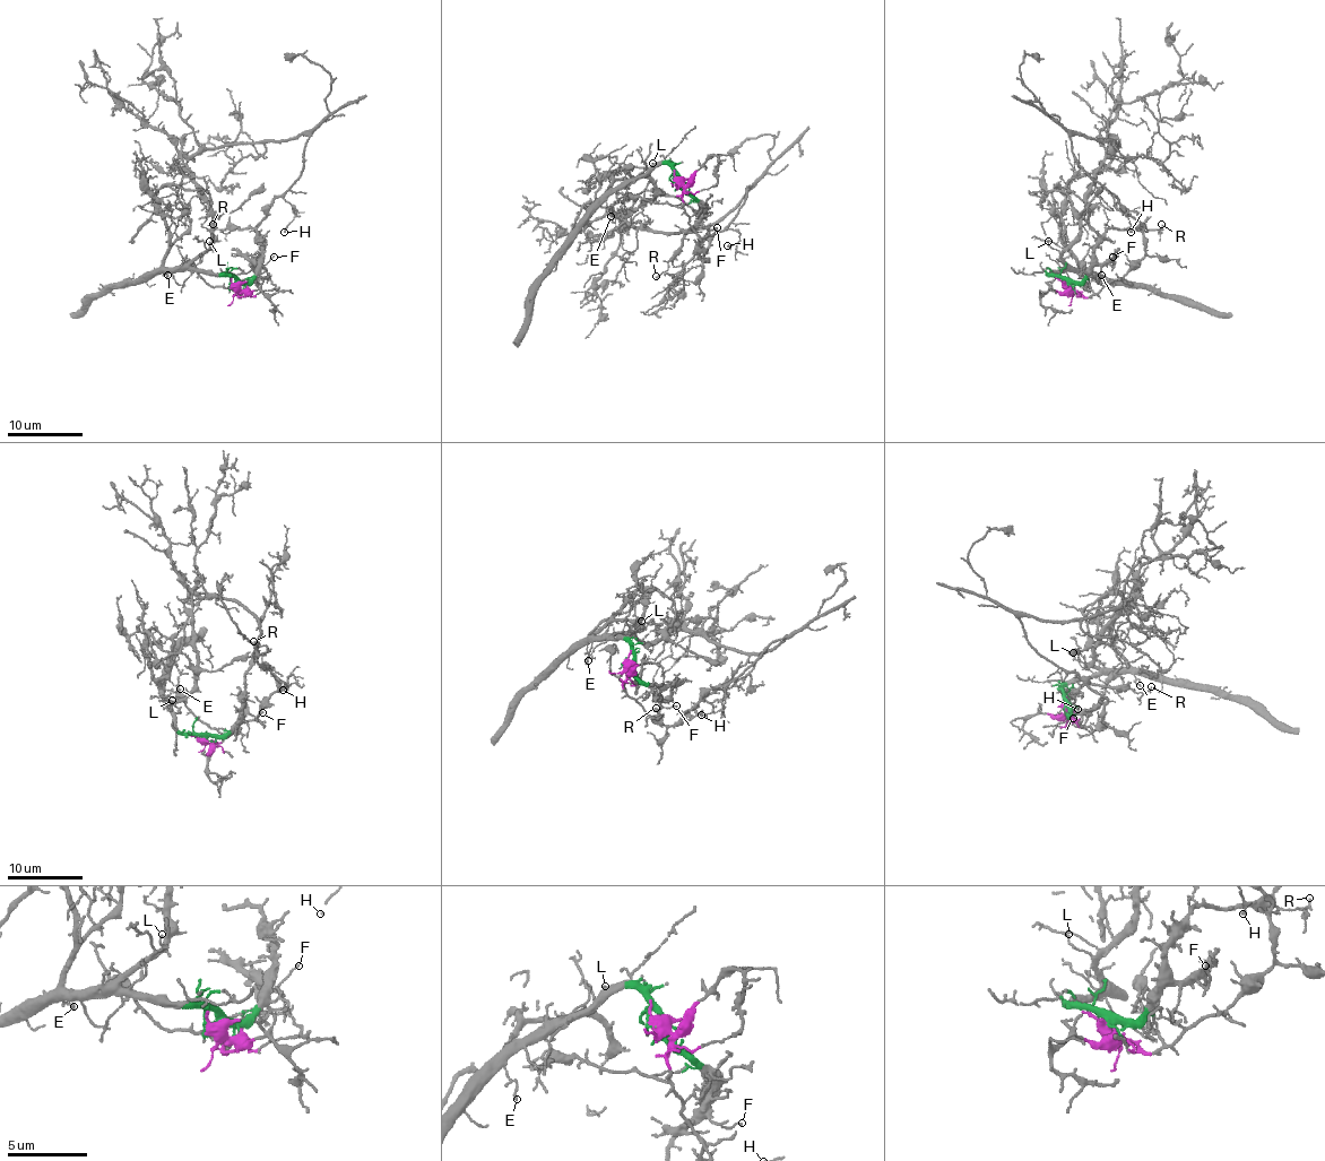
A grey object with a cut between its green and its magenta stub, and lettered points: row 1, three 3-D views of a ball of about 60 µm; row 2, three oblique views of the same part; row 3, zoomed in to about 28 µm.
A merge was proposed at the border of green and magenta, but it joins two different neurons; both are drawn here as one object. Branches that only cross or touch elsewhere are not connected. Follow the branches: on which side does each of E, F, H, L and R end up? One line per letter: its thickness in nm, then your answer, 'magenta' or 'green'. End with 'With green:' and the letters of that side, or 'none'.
E: 140 nm | green
F: 100 nm | green
H: 180 nm | magenta
L: 100 nm | green
R: 130 nm | green
With green: E, F, L, R

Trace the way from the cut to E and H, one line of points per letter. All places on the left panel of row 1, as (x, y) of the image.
E: (236, 283), (233, 277), (199, 271), (163, 271), (169, 275)
H: (236, 284), (240, 297), (256, 277), (262, 237), (256, 226), (276, 198), (284, 198), (296, 210), (284, 232)

